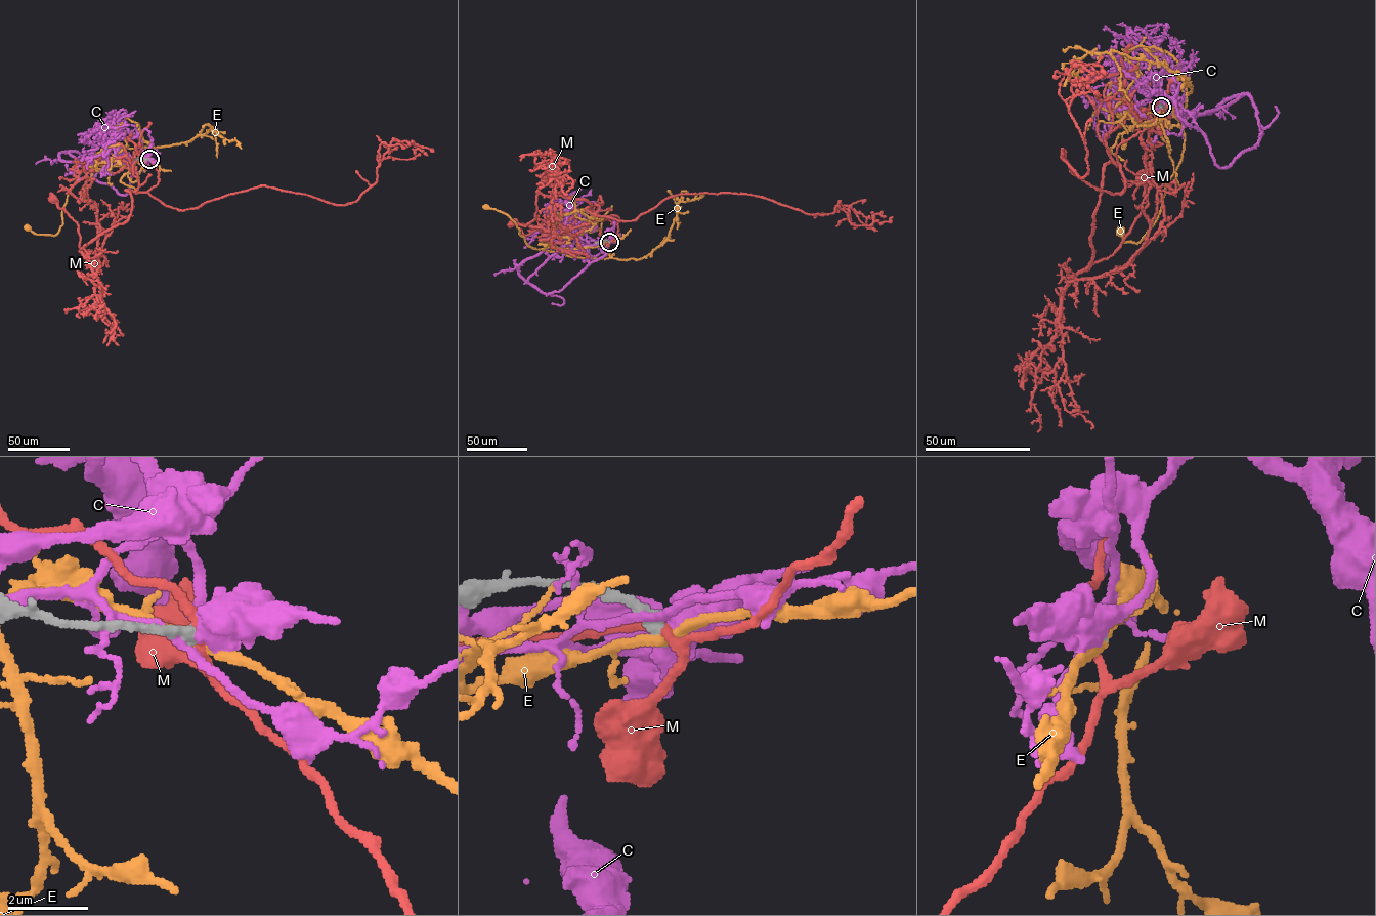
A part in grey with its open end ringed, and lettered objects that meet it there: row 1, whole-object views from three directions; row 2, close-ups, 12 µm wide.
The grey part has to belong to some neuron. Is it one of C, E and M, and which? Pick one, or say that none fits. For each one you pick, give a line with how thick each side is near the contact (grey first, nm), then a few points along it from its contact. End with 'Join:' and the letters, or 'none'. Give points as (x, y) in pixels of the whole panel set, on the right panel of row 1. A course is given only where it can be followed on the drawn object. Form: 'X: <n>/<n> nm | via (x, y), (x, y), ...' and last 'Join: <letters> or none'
Join: none

